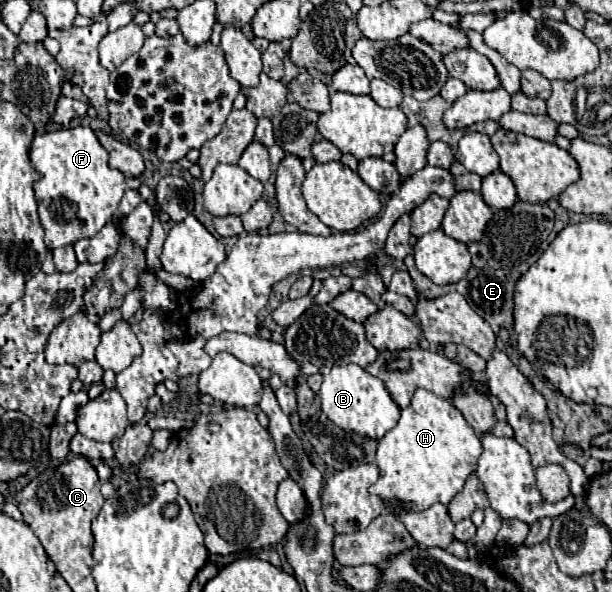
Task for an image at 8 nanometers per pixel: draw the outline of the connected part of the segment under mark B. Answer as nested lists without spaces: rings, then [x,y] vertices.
[[[337,365],[325,377],[319,391],[323,413],[343,431],[353,431],[369,439],[381,439],[399,421],[399,407],[383,387],[383,381],[369,375],[359,365]]]

